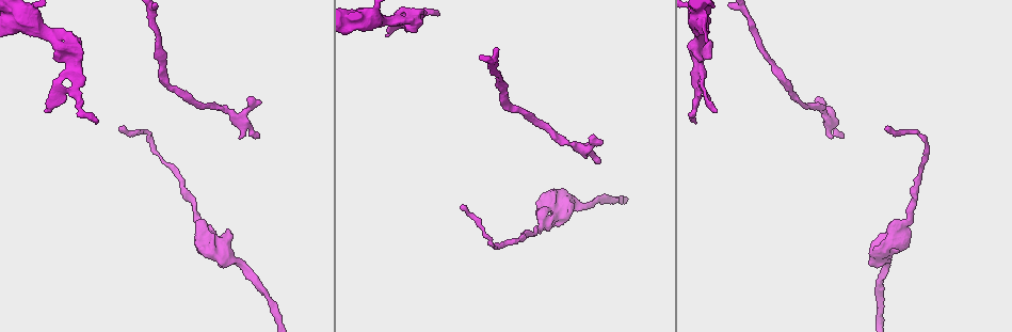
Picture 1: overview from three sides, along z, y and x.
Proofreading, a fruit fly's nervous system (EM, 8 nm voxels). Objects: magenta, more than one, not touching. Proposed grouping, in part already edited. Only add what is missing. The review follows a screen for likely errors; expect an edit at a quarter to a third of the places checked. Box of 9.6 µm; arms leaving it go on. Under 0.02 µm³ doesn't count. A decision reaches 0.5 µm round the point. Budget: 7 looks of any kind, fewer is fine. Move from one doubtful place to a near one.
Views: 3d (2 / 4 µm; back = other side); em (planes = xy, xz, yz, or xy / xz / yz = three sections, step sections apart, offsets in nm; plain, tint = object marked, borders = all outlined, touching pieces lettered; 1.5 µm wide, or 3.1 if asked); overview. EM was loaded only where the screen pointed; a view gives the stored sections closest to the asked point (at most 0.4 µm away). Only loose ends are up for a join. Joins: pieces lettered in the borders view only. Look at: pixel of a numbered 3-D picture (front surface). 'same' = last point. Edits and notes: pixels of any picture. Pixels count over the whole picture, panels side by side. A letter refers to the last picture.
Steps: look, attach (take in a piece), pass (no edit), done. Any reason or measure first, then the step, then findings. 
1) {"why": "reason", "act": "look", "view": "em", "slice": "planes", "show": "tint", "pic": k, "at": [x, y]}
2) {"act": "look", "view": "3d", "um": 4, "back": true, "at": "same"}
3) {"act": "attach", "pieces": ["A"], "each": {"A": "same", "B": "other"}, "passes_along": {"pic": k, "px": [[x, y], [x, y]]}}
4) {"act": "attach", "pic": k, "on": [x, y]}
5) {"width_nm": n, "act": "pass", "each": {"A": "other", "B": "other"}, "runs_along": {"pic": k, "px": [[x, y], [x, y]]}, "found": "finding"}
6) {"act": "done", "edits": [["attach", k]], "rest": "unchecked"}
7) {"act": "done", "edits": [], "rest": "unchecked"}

{"why": "end of a long branch", "act": "look", "view": "em", "slice": "xz", "step": 4, "show": "borders", "pic": 1, "at": [121, 128]}

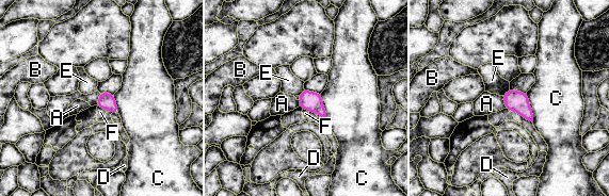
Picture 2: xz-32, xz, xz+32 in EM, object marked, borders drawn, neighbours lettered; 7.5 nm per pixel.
{"act": "look", "view": "em", "slice": "planes", "show": "borders", "at": "same"}

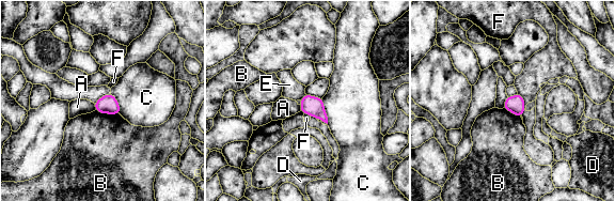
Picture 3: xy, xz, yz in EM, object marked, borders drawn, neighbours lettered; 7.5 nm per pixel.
{"act": "pass", "each": {"A": "other", "B": "other", "C": "other", "D": "other", "E": "other", "F": "other"}, "border": {"pic": 3, "px": [[305, 94], [299, 99]]}, "found": "no lettered piece goes on from it"}

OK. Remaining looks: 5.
{"why": "branch stops here", "act": "look", "view": "em", "slice": "xy", "step": 8, "show": "tint", "pic": 1, "at": [438, 13]}

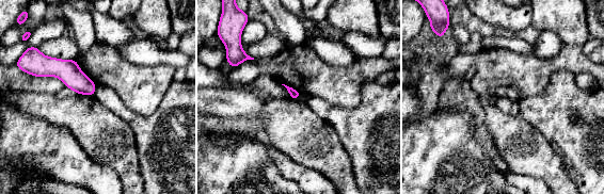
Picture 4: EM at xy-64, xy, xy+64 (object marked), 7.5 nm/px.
{"why": "another direction", "act": "look", "view": "em", "slice": "planes", "show": "borders", "at": "same"}

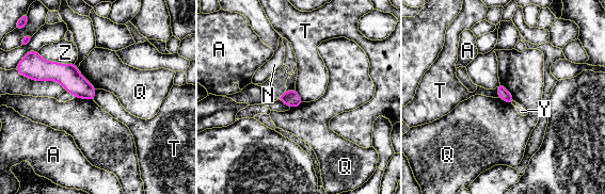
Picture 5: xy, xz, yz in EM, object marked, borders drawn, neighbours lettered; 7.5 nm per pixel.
{"longest_contact_nm": ["Z", 300], "act": "pass", "each": {"A": "other", "N": "other", "Q": "other", "T": "other", "Y": "other", "Z": "other"}, "found": "none of them fits"}

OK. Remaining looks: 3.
{"why": "an open end", "act": "look", "view": "em", "slice": "planes", "show": "borders", "pic": 1, "at": [600, 141]}

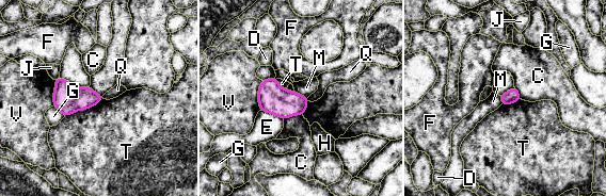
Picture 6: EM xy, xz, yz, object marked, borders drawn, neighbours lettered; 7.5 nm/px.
{"width_nm": 110, "act": "pass", "each": {"C": "other", "D": "other", "E": "other", "F": "other", "G": "other", "H": "other", "J": "other", "M": "other", "Q": "other", "T": "other", "V": "other"}, "border": {"pic": 6, "px": [[102, 98], [65, 116]]}, "found": "none of them fits"}

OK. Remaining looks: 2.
{"act": "done", "edits": [], "rest": "unchecked"}

